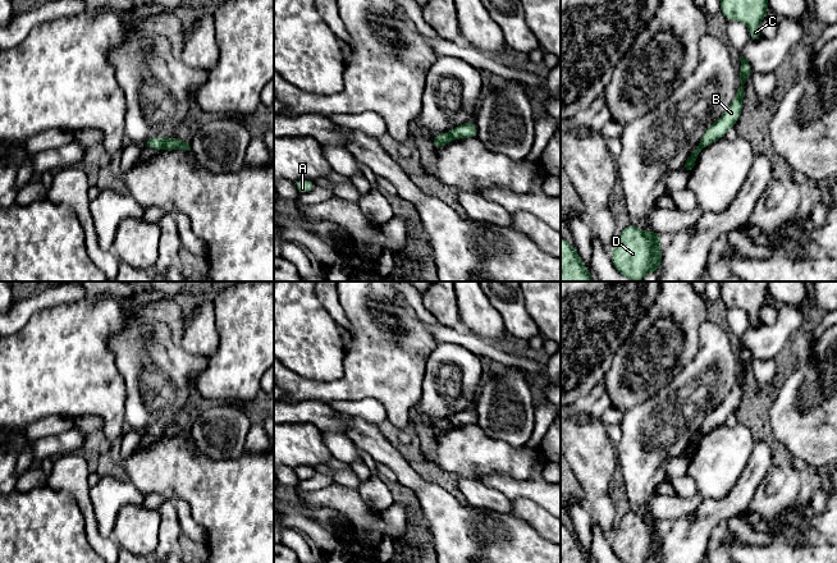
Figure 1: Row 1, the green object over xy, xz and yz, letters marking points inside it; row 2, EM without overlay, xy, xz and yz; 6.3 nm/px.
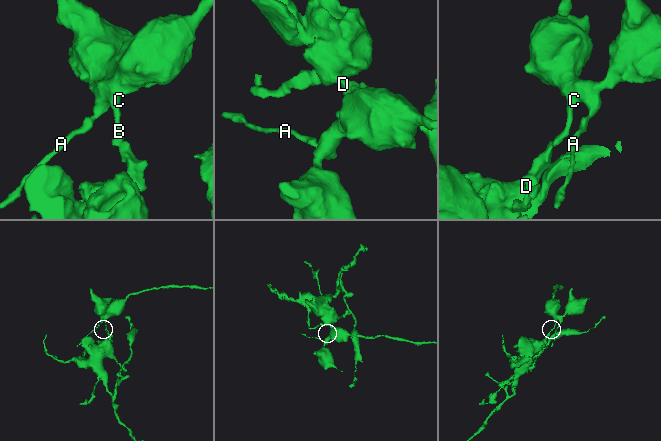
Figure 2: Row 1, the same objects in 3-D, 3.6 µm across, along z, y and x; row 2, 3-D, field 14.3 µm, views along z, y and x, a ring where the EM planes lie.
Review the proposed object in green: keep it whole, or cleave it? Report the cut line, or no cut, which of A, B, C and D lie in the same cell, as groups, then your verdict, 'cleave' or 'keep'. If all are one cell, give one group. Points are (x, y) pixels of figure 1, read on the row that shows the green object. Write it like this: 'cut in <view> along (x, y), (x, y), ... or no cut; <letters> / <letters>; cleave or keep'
cut in xy along (169, 138), (161, 149); A B C / D; cleave

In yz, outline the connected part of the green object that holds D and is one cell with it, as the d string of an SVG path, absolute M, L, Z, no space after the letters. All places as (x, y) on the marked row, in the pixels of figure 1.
M628 224L617 237L610 252L614 269L640 282L648 273L658 273L662 264L660 235L653 229L644 232Z

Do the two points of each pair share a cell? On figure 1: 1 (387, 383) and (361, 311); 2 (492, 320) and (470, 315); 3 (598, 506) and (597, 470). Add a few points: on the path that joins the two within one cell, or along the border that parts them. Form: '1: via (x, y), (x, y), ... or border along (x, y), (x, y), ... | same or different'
1: via (387, 365), (387, 338), (378, 329) | same
2: via (486, 320), (475, 315) | same
3: via (598, 497), (597, 479) | same

